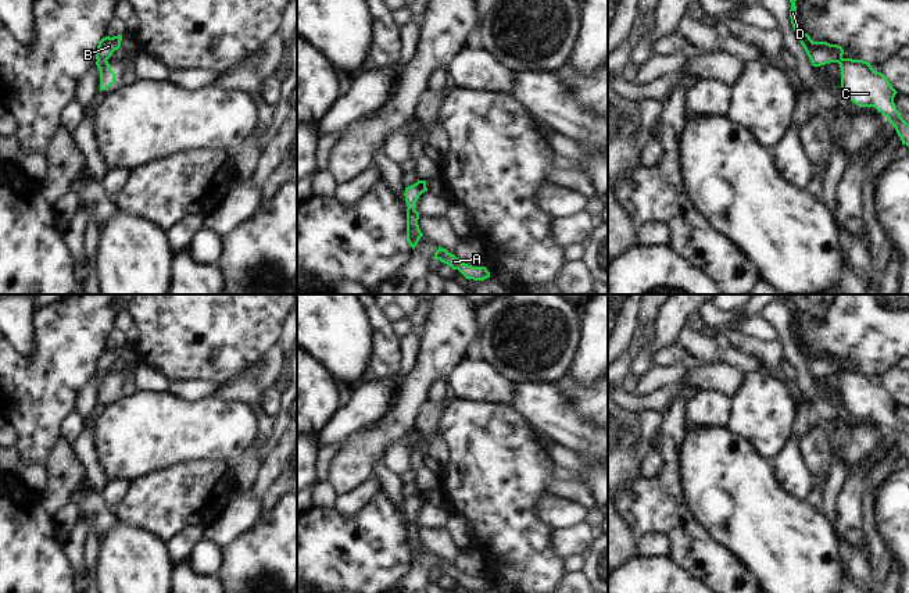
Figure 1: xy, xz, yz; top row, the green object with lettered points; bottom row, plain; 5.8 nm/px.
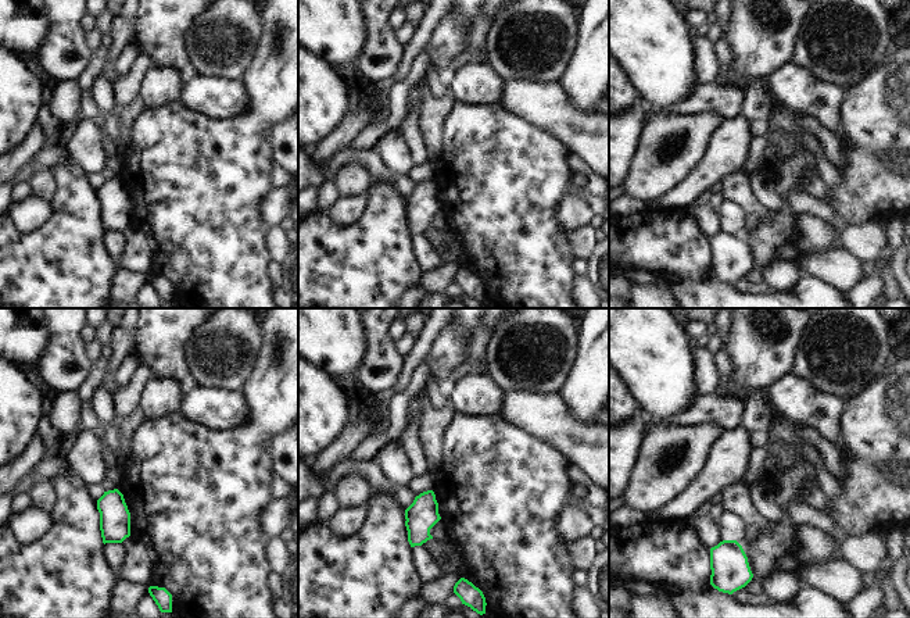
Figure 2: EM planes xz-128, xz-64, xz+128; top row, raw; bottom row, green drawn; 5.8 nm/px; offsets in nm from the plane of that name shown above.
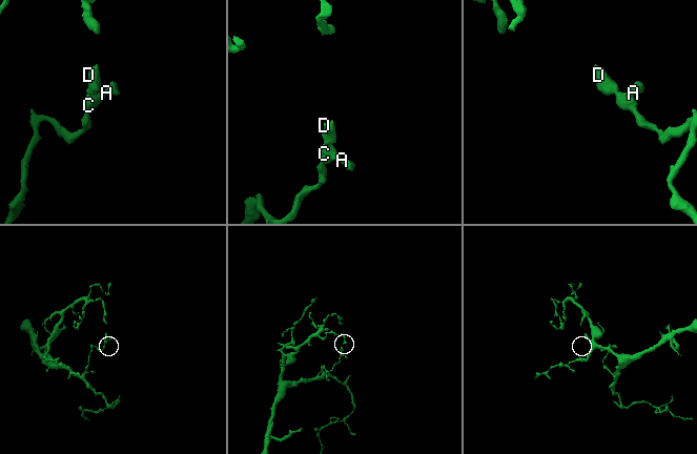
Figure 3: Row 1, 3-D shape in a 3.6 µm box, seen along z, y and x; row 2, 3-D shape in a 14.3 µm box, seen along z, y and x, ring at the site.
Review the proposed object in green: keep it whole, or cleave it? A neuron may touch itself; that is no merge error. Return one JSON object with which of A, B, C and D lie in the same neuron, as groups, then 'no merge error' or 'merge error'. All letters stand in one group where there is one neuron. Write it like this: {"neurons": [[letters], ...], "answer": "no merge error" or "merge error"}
{"neurons": [["A", "B", "C", "D"]], "answer": "no merge error"}

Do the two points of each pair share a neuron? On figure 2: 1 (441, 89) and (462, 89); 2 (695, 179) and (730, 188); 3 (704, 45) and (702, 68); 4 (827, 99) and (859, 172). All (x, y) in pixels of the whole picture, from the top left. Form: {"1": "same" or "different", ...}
{"1": "different", "2": "different", "3": "same", "4": "different"}

